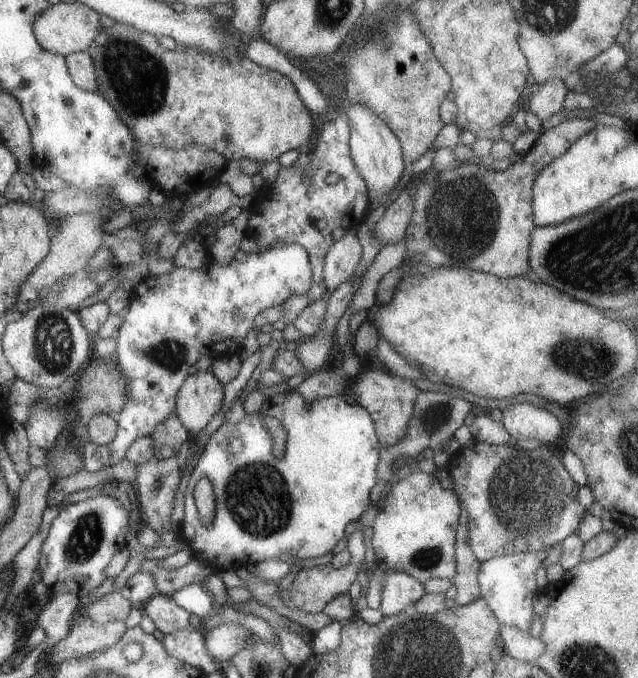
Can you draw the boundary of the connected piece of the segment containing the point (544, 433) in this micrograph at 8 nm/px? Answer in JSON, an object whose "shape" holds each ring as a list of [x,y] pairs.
{"shape":[[[513,402],[501,411],[500,423],[516,440],[533,438],[541,444],[553,442],[563,432],[557,418],[527,402]]]}

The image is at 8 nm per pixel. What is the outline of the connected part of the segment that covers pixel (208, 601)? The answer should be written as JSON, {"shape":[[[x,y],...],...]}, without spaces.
{"shape":[[[189,584],[171,592],[169,598],[179,606],[183,608],[189,614],[195,614],[199,618],[205,618],[205,616],[215,616],[219,614],[222,616],[222,612],[225,609],[224,606],[218,605],[212,597],[207,596],[201,589],[200,584]]]}

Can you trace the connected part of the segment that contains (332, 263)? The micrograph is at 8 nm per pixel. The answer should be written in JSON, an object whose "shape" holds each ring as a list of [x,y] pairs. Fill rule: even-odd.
{"shape":[[[343,229],[343,236],[333,241],[323,257],[322,275],[328,294],[352,277],[360,258],[361,246],[355,232]]]}

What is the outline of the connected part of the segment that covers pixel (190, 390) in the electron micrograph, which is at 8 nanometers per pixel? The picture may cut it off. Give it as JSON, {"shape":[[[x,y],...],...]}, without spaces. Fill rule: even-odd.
{"shape":[[[210,372],[187,375],[174,396],[175,416],[188,435],[197,436],[221,408],[223,385]]]}

